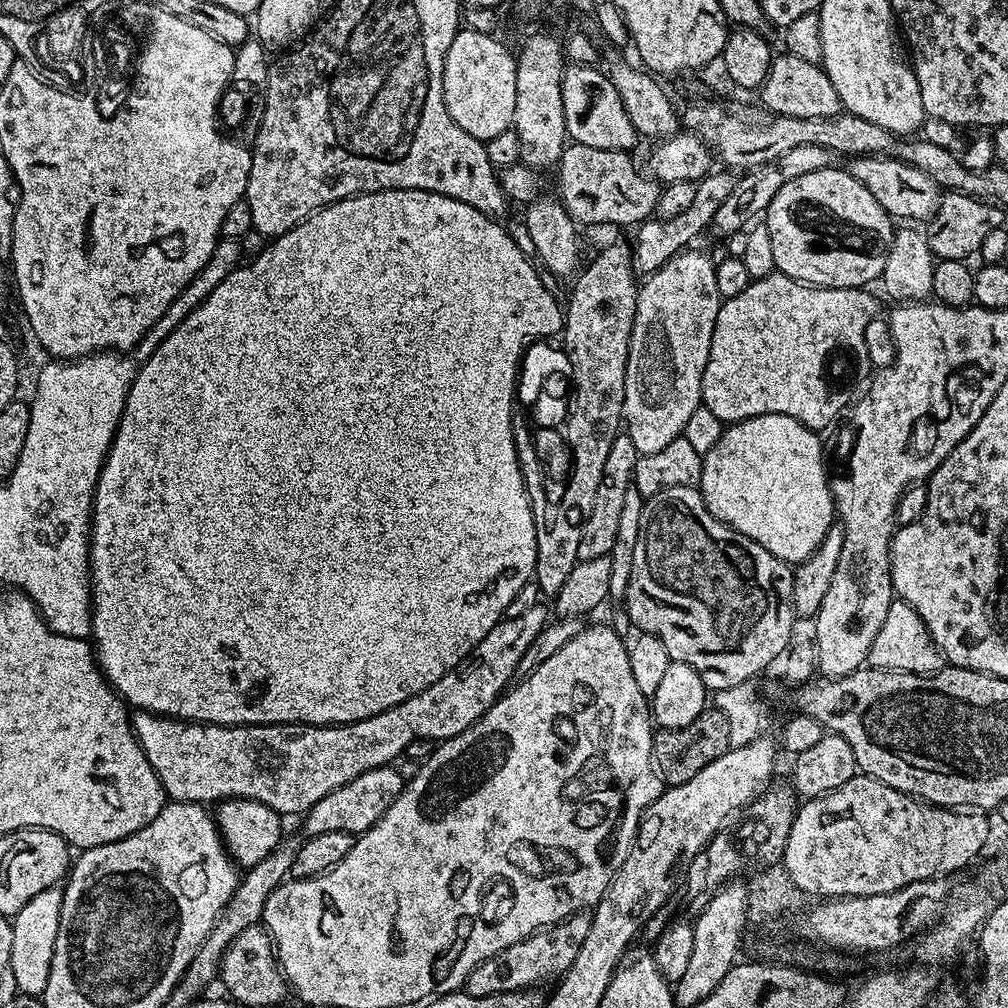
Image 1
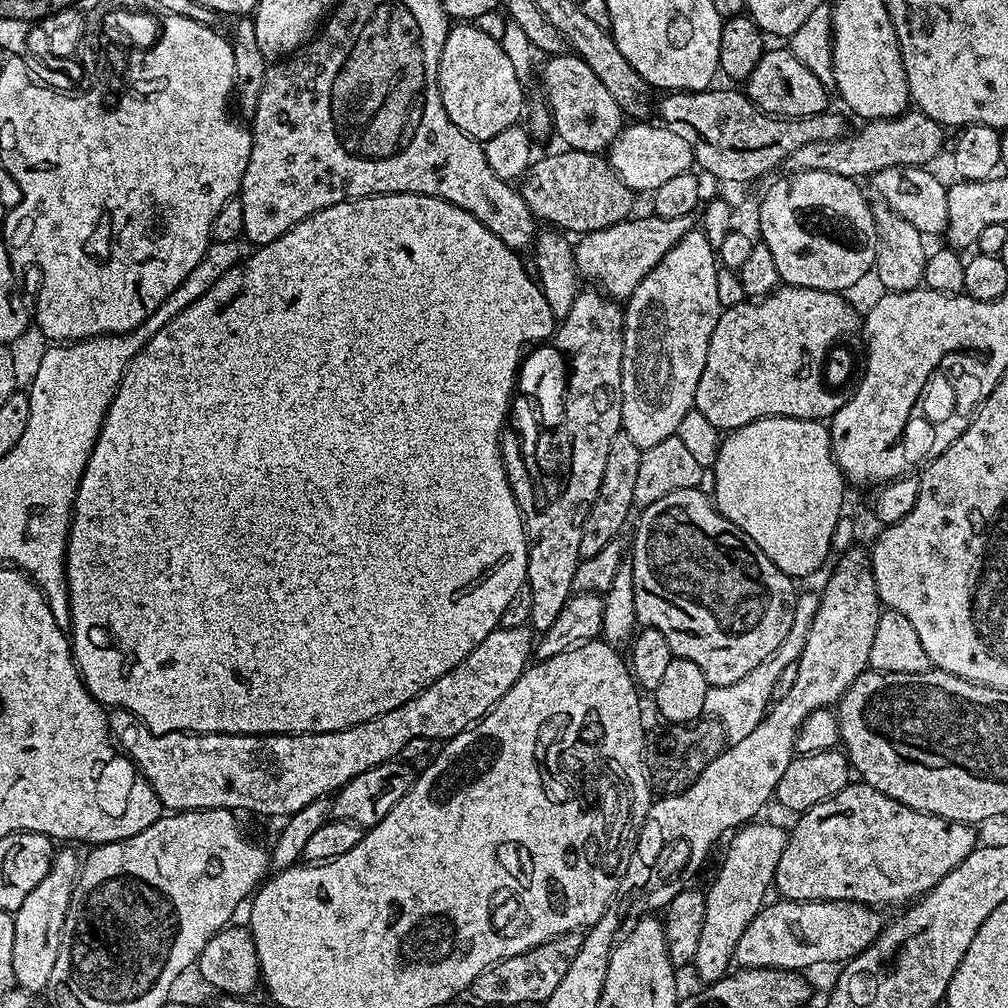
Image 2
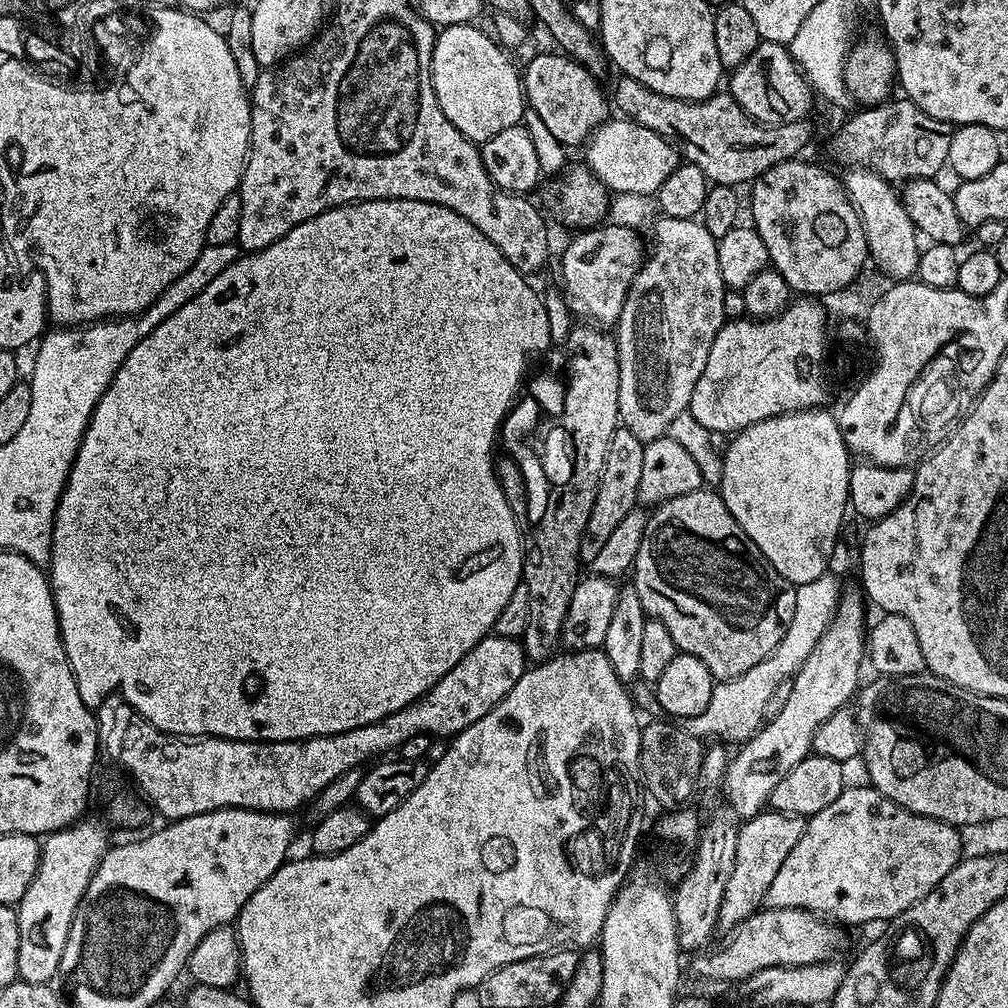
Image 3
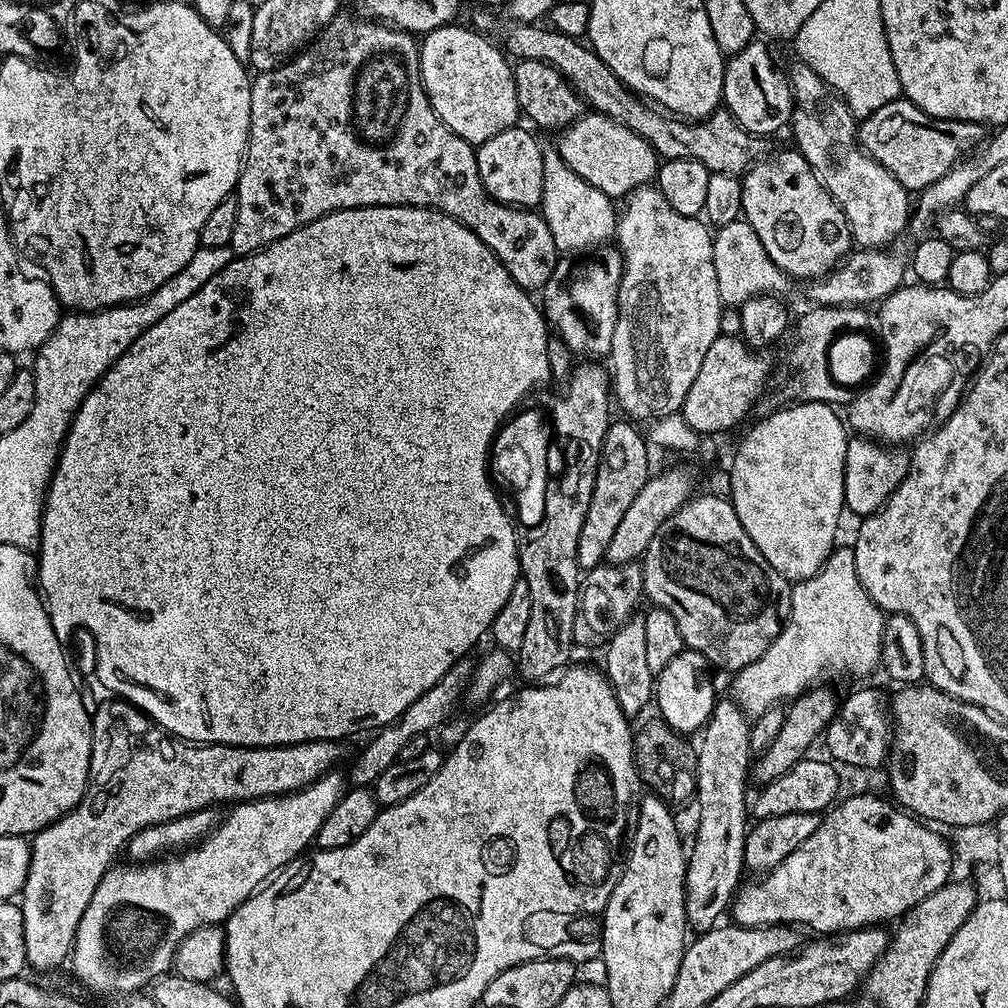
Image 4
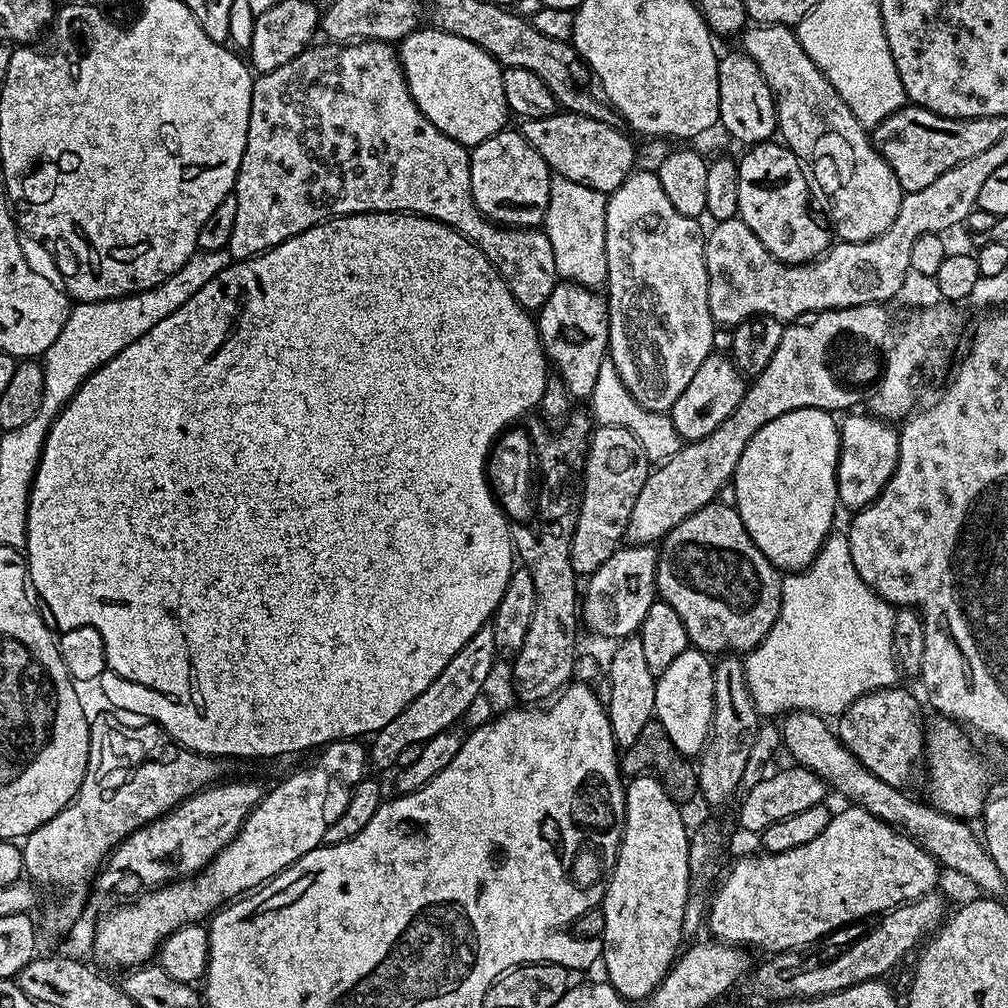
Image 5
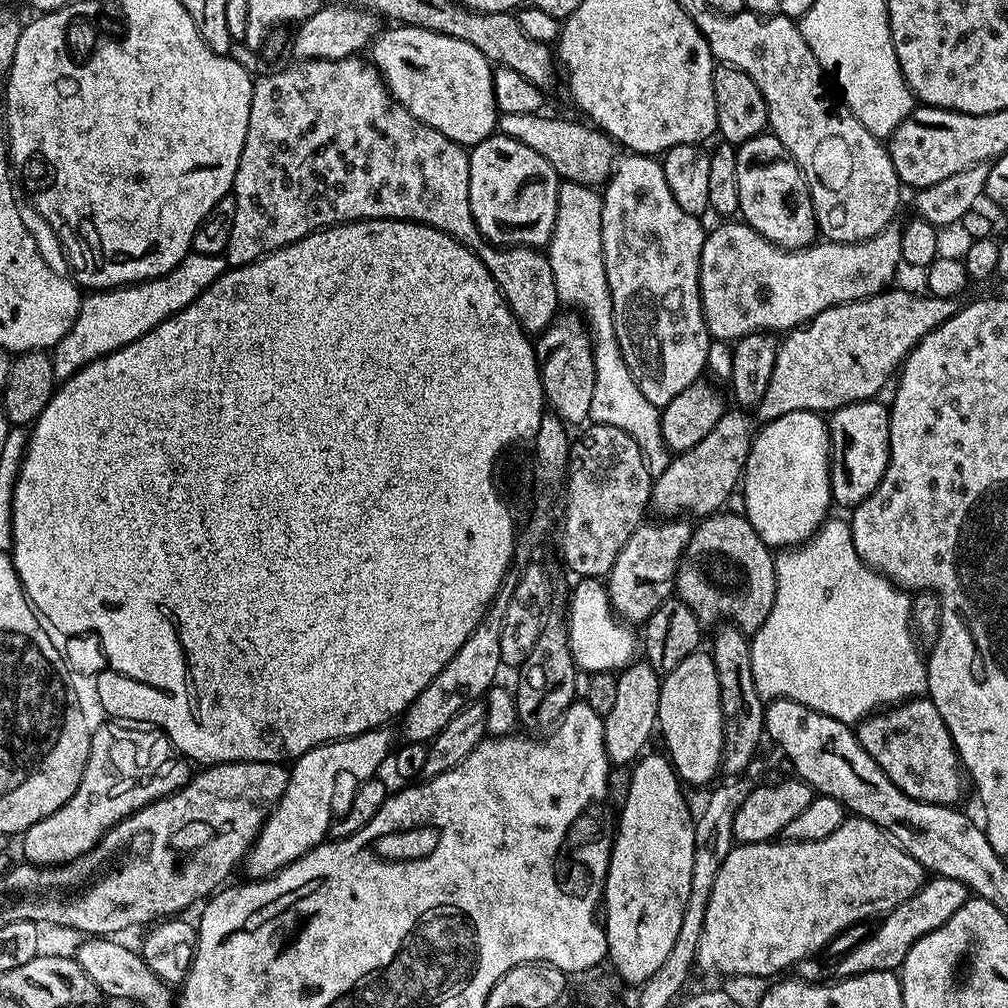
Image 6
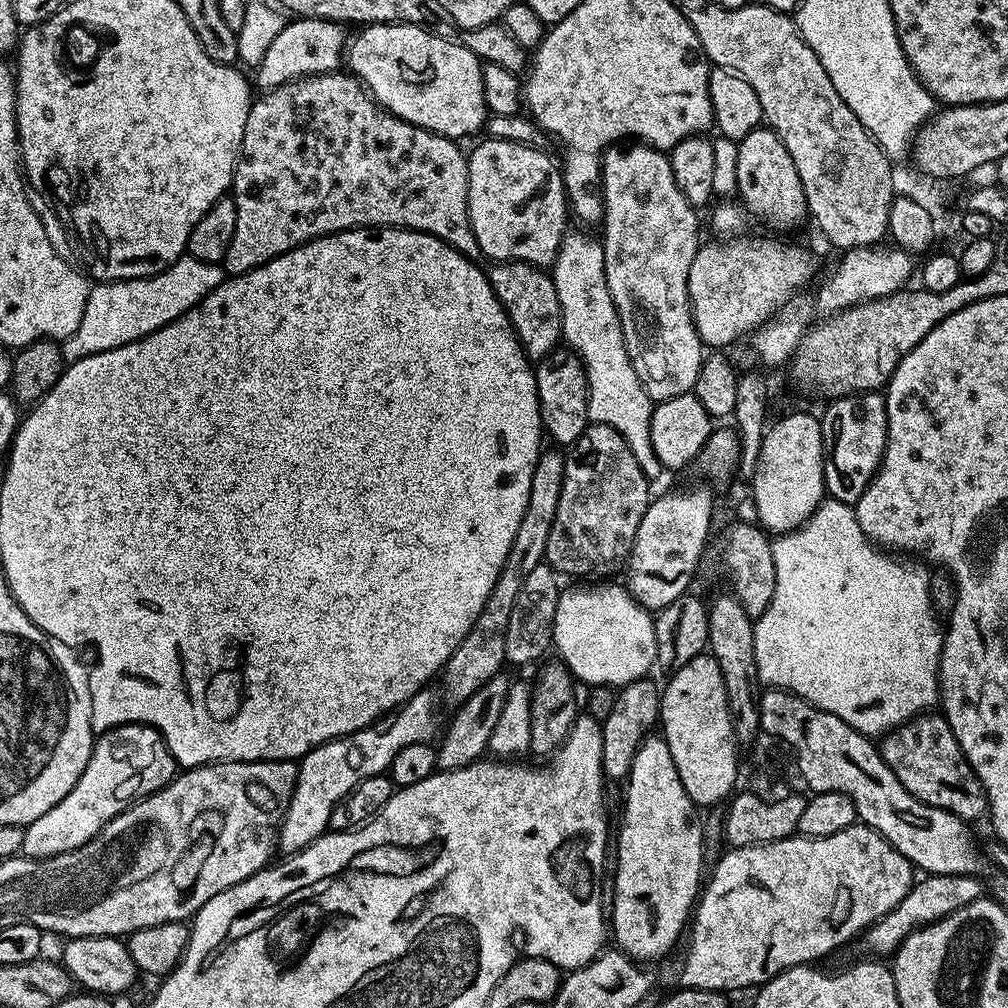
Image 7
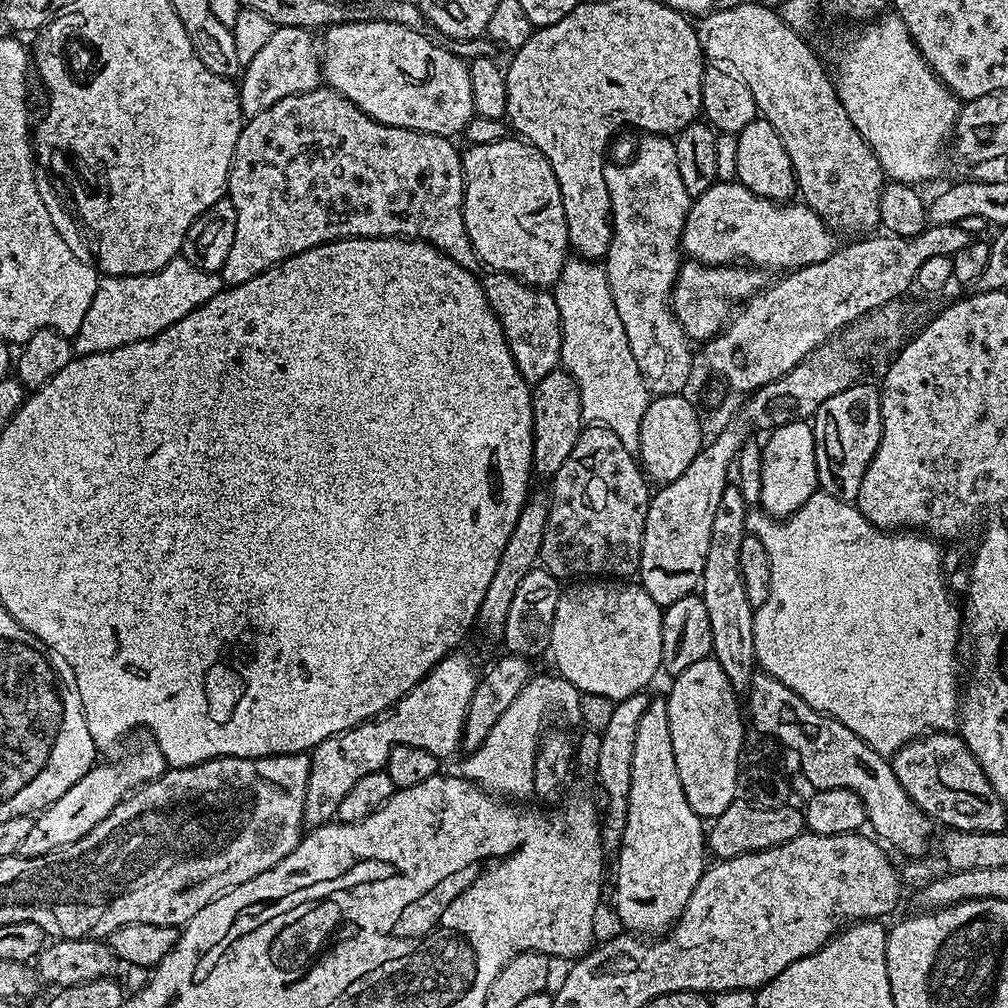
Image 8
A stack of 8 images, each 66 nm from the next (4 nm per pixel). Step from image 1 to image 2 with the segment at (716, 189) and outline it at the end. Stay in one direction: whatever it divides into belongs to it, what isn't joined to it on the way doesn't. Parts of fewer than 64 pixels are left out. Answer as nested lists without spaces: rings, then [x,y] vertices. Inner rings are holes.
[[[647,214],[637,218],[624,219],[617,224],[608,225],[605,229],[594,230],[593,233],[581,235],[575,241],[576,268],[579,275],[586,281],[597,280],[607,295],[617,302],[627,301],[628,297],[678,246],[678,242],[687,232],[697,227],[698,220],[695,215],[683,216],[682,218],[662,218],[655,214]]]

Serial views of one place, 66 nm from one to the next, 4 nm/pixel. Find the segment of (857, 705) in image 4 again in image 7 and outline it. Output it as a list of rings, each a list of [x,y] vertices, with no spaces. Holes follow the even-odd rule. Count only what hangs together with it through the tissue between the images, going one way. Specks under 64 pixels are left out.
[[[925,714],[908,720],[900,728],[893,728],[879,741],[880,756],[894,770],[898,782],[914,794],[914,798],[921,800],[923,804],[929,804],[935,808],[941,808],[947,812],[953,812],[959,820],[973,822],[988,811],[988,799],[984,793],[982,782],[974,774],[970,762],[962,754],[958,746],[958,738],[954,738],[954,730],[950,730],[948,721],[940,714]]]

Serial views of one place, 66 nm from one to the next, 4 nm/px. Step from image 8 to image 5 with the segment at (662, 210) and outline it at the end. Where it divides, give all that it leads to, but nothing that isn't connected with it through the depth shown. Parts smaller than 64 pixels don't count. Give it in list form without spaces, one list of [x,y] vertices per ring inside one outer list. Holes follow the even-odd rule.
[[[633,171],[631,176],[627,176],[607,197],[606,226],[605,226],[605,252],[608,263],[608,279],[606,283],[606,303],[608,305],[608,356],[617,368],[622,382],[625,383],[626,390],[648,411],[667,413],[678,402],[679,396],[690,386],[690,378],[694,378],[694,373],[698,371],[698,366],[706,362],[708,356],[713,355],[714,334],[718,327],[710,314],[710,290],[708,289],[708,275],[706,274],[706,258],[704,257],[704,241],[706,239],[705,229],[700,229],[699,219],[678,214],[674,210],[674,205],[670,203],[670,198],[666,198],[666,190],[662,190],[662,182],[658,182],[655,171],[640,172]]]

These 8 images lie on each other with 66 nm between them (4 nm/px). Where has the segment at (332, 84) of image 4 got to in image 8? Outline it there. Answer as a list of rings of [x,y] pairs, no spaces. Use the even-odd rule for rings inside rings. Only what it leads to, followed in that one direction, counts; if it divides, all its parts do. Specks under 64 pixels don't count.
[[[321,86],[313,90],[313,92],[301,92],[299,96],[291,96],[290,98],[282,98],[282,102],[274,102],[274,106],[270,106],[270,110],[262,110],[262,114],[254,114],[247,117],[244,121],[244,128],[240,131],[238,138],[238,146],[236,153],[232,159],[232,169],[228,175],[227,199],[234,202],[234,210],[238,214],[238,226],[234,230],[234,246],[230,246],[230,254],[226,258],[226,262],[220,268],[220,277],[224,279],[225,285],[231,286],[241,284],[242,282],[250,282],[250,278],[254,278],[258,274],[262,274],[268,268],[273,268],[276,264],[281,264],[284,260],[288,260],[291,256],[302,254],[306,250],[310,250],[319,244],[328,244],[331,240],[349,240],[355,236],[394,236],[397,238],[407,238],[410,240],[425,240],[428,244],[433,244],[440,252],[445,252],[450,258],[454,258],[454,262],[458,262],[458,266],[463,268],[475,269],[478,261],[476,259],[476,251],[470,242],[470,238],[466,234],[466,222],[464,221],[464,162],[461,153],[456,153],[456,148],[452,145],[453,141],[446,136],[435,136],[434,134],[426,134],[425,132],[415,132],[409,128],[391,128],[382,122],[378,122],[374,118],[370,118],[358,106],[354,106],[354,102],[350,102],[342,93],[336,92],[333,88]],[[485,271],[484,293],[508,339],[510,354],[525,380],[535,382],[561,367],[563,324],[553,293],[532,287],[505,272]]]

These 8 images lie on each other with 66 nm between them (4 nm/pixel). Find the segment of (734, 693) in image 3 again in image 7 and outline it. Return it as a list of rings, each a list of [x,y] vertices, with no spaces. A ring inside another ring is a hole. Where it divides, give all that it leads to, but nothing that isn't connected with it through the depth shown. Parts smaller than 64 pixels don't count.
[[[831,498],[821,500],[814,514],[810,514],[810,518],[801,528],[777,535],[772,540],[772,553],[776,575],[774,598],[770,598],[770,606],[766,606],[766,610],[754,624],[754,658],[758,666],[761,685],[769,689],[782,688],[785,692],[792,692],[807,704],[813,704],[814,707],[824,712],[842,718],[842,722],[846,722],[851,728],[869,738],[883,737],[893,728],[900,728],[906,721],[925,715],[929,710],[937,707],[940,698],[940,655],[944,645],[945,629],[941,621],[939,624],[935,614],[932,613],[934,605],[928,591],[933,581],[925,565],[919,559],[901,558],[873,544],[862,530],[862,526],[858,526],[858,518],[853,505],[843,504]]]

